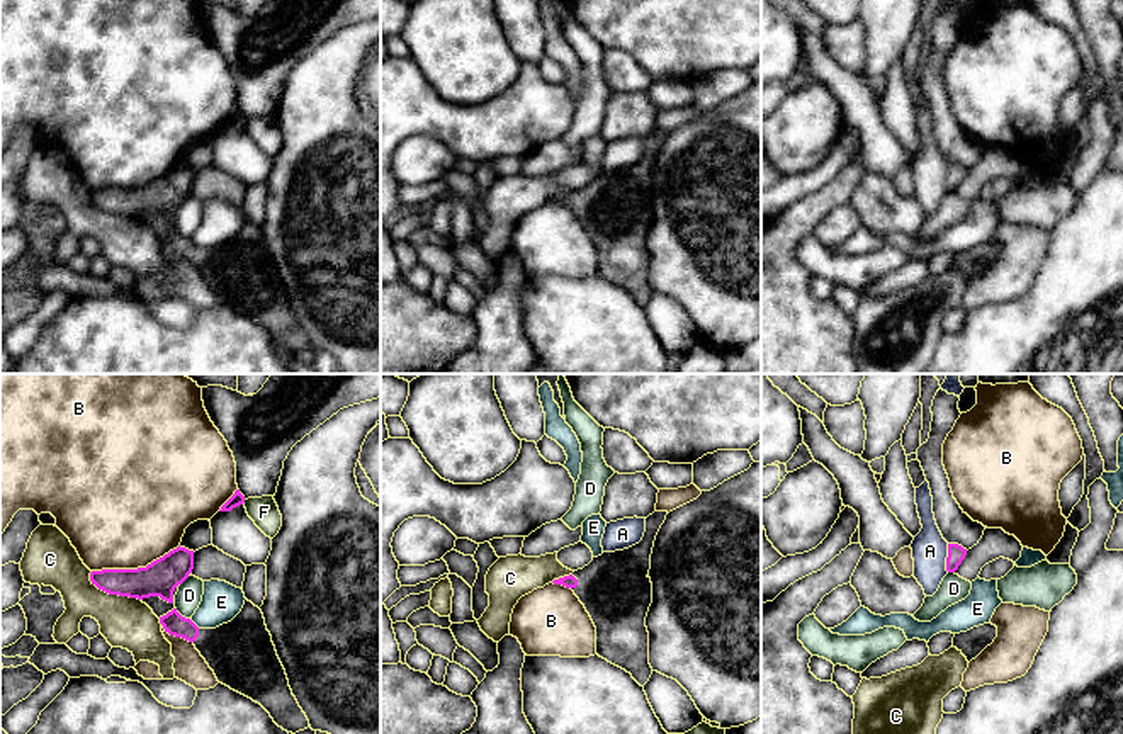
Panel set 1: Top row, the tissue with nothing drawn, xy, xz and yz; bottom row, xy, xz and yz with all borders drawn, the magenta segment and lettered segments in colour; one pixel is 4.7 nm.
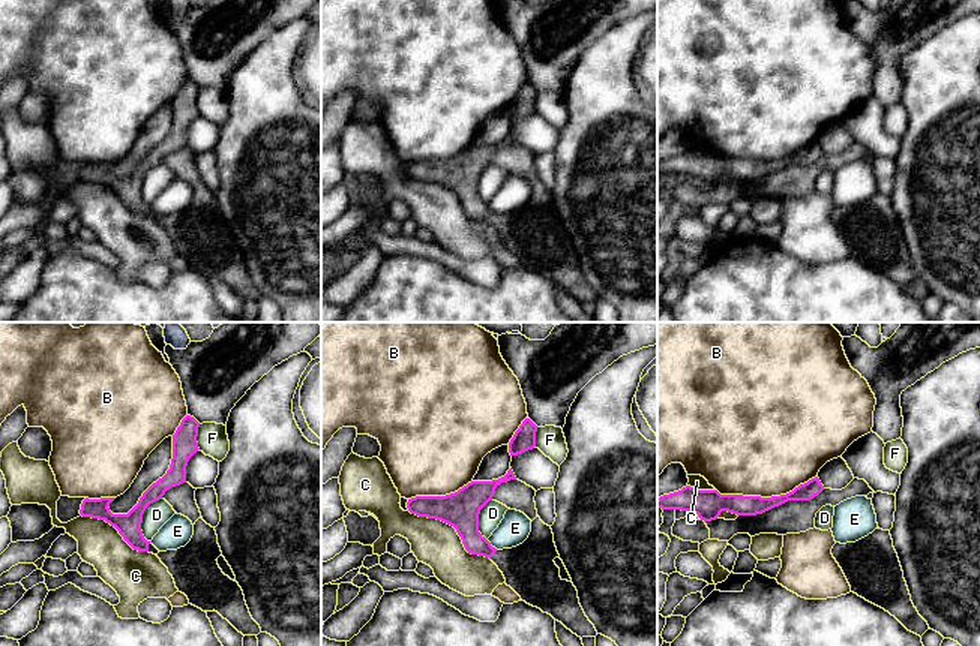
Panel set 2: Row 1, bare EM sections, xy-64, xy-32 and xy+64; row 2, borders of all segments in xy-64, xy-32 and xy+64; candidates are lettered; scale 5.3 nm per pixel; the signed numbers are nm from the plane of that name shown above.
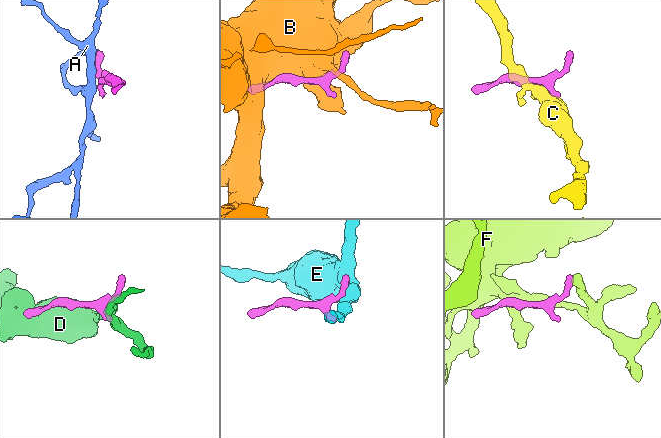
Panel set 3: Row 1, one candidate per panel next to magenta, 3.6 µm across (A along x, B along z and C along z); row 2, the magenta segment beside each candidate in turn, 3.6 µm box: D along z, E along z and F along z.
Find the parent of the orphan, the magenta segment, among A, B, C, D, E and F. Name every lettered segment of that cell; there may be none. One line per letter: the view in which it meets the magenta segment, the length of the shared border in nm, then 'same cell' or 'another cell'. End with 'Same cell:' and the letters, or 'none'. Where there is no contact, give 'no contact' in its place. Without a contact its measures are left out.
A: contact in yz; length 140 nm; another cell
B: contact in xy; length 440 nm; another cell
C: contact in xy; length 280 nm; another cell
D: contact in xy; length 90 nm; another cell
E: contact in xy; length 70 nm; another cell
F: contact in xy; length 30 nm; another cell
Same cell: none

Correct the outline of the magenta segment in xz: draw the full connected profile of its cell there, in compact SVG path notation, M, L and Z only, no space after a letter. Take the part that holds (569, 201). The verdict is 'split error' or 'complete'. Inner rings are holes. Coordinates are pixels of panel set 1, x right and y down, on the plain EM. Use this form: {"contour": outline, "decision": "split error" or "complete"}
{"contour": "M654 131L646 138L639 163L603 172L583 189L552 200L571 207L584 224L596 246L596 274L630 292L641 306L652 294L646 246L652 202L647 194L654 160L666 134L668 131Z", "decision": "split error"}

